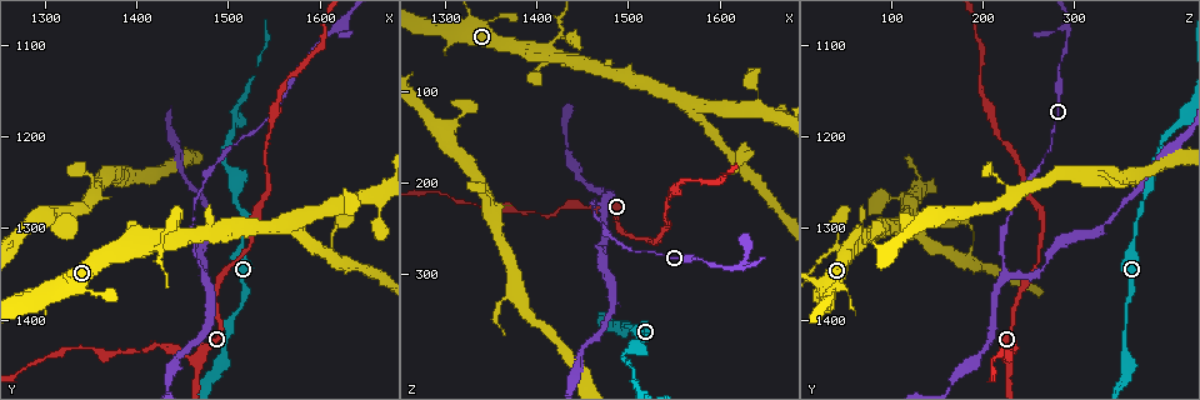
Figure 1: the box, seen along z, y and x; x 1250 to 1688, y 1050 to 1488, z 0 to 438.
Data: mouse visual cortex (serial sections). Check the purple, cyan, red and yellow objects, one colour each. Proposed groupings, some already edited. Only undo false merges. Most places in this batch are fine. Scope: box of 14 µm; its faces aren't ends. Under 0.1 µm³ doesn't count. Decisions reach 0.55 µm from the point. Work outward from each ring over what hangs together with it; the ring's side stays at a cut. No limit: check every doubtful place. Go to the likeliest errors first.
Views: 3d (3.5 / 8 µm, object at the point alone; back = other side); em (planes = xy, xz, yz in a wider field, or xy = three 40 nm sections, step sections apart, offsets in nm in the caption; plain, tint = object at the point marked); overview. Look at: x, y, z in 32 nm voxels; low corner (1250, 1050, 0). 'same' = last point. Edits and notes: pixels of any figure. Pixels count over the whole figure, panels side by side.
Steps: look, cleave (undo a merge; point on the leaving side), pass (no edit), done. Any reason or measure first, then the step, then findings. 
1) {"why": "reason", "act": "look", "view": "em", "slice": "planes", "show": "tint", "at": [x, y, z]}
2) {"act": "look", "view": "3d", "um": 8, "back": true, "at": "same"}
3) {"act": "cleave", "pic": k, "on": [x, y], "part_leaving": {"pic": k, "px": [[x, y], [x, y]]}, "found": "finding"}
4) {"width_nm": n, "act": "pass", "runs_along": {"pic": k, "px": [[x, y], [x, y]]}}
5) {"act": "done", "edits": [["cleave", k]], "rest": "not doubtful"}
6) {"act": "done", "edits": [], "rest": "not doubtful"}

{"why": "three-way junction", "act": "look", "view": "3d", "um": 3.5, "at": [1455, 1440, 230]}

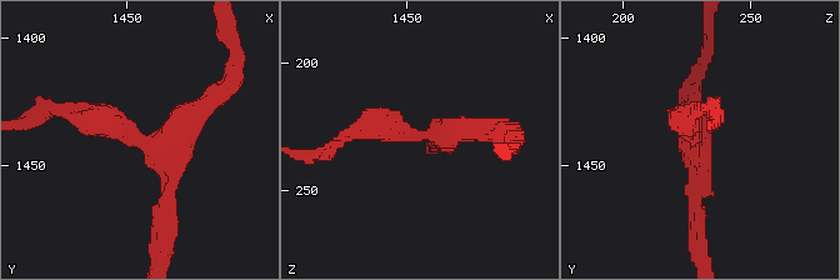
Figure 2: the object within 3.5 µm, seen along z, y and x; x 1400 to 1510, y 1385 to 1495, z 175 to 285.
{"arms": 3, "arm_widths_nm": [200, 250, 300], "act": "look", "view": "em", "slice": "planes", "show": "tint", "at": [1455, 1439, 228]}

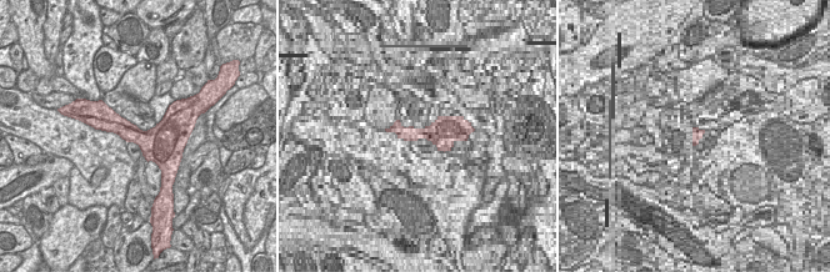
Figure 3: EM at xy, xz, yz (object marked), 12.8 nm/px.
{"act": "pass", "runs_along": {"pic": 2, "px": [[488, 129], [346, 138]]}, "found": "continuous, no second cell"}

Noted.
{"why": "arms run side by side", "act": "look", "view": "3d", "um": 3.5, "at": [1505, 1185, 410]}

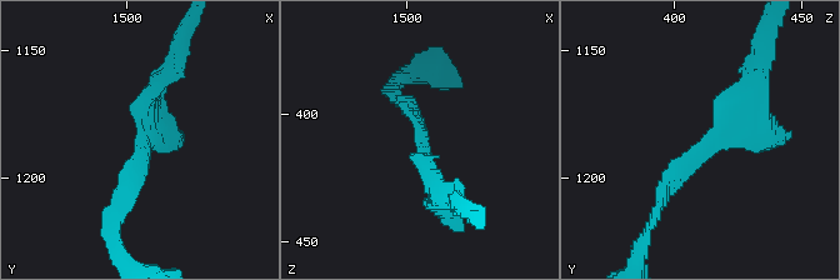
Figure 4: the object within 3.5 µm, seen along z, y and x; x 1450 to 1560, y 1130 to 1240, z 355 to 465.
{"arms": 3, "arm_widths_nm": [150, 200, 200], "why": "now the EM", "act": "look", "view": "em", "slice": "xy", "step": 3, "show": "tint", "at": [1505, 1189, 410]}

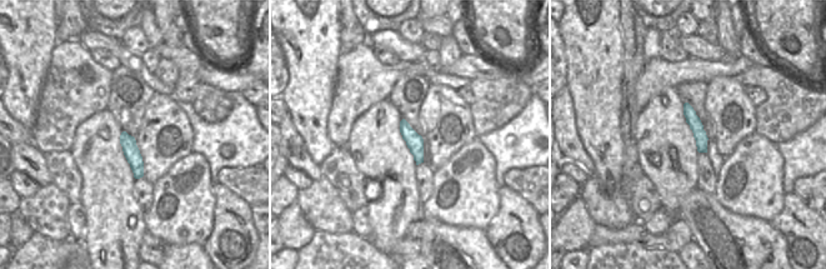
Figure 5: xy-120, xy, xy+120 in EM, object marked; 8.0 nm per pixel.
{"act": "pass", "runs_along": {"pic": 5, "px": [[686, 106], [697, 128], [704, 149]]}, "found": "one cell here"}

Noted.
{"act": "look", "view": "3d", "um": 8, "back": true, "at": [1470, 1350, 225]}

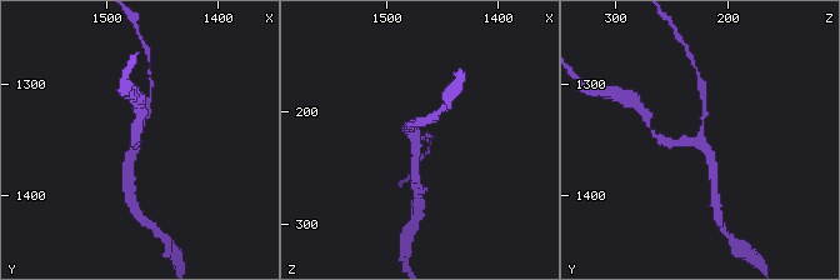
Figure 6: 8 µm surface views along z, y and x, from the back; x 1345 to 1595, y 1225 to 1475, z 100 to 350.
{"act": "look", "view": "3d", "um": 3.5, "back": true, "at": [1474, 1350, 224]}

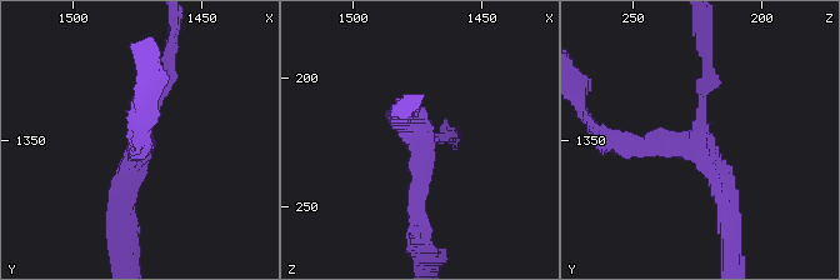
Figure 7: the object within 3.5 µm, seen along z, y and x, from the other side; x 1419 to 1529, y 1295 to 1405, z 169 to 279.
{"arms": 3, "arm_widths_nm": [150, 200, 250], "why": "shape alone is not enough", "act": "look", "view": "em", "slice": "planes", "show": "tint", "at": [1474, 1350, 227]}

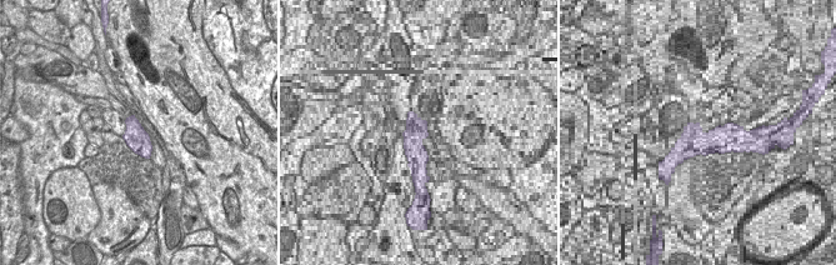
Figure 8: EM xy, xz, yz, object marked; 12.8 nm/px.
{"act": "pass", "runs_along": {"pic": 7, "px": [[705, 61], [689, 145], [619, 145]]}, "found": "all the same cell"}

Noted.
{"act": "done", "edits": [], "rest": "not doubtful"}

